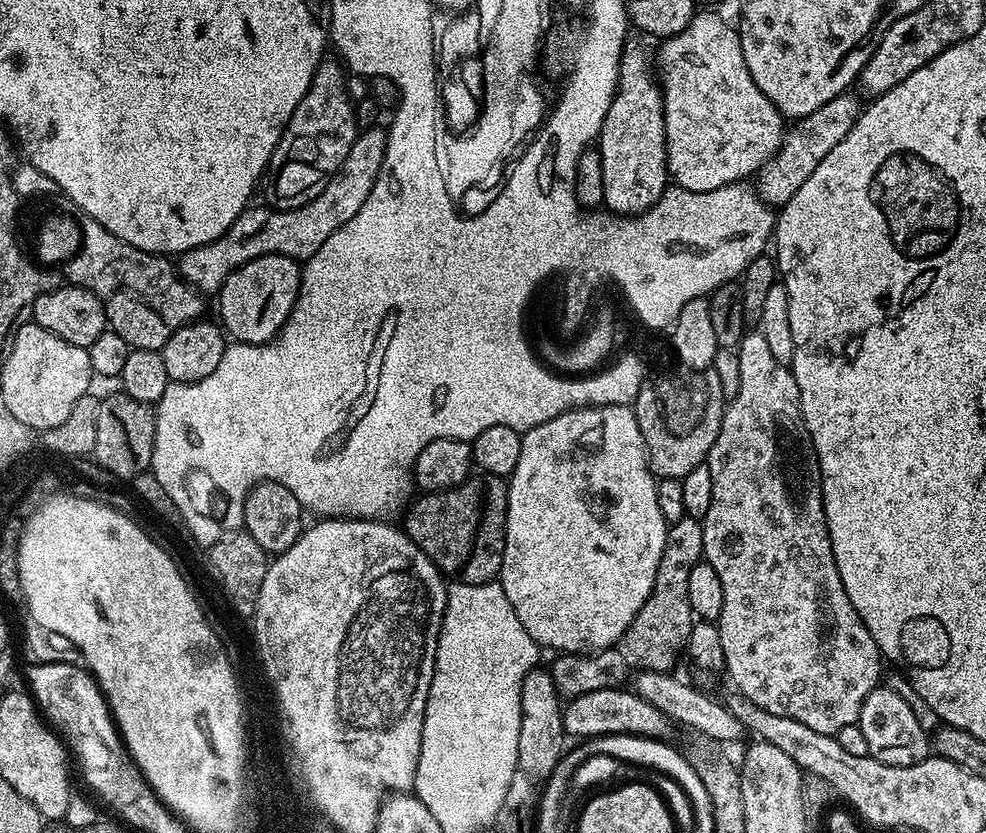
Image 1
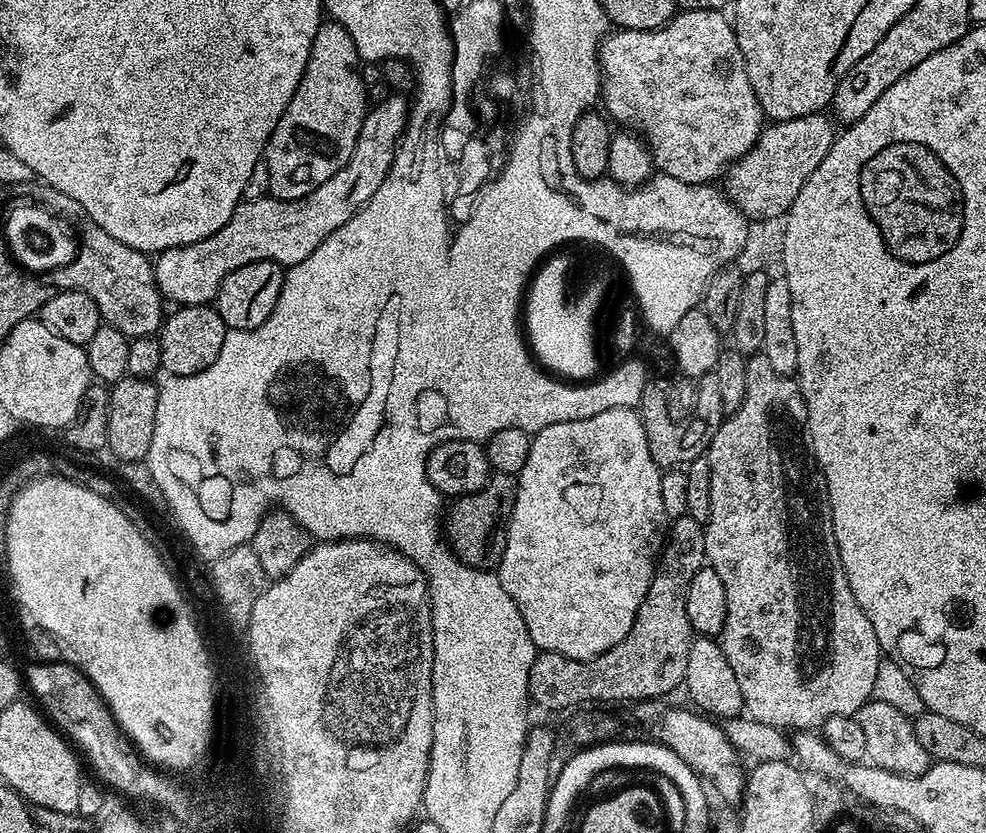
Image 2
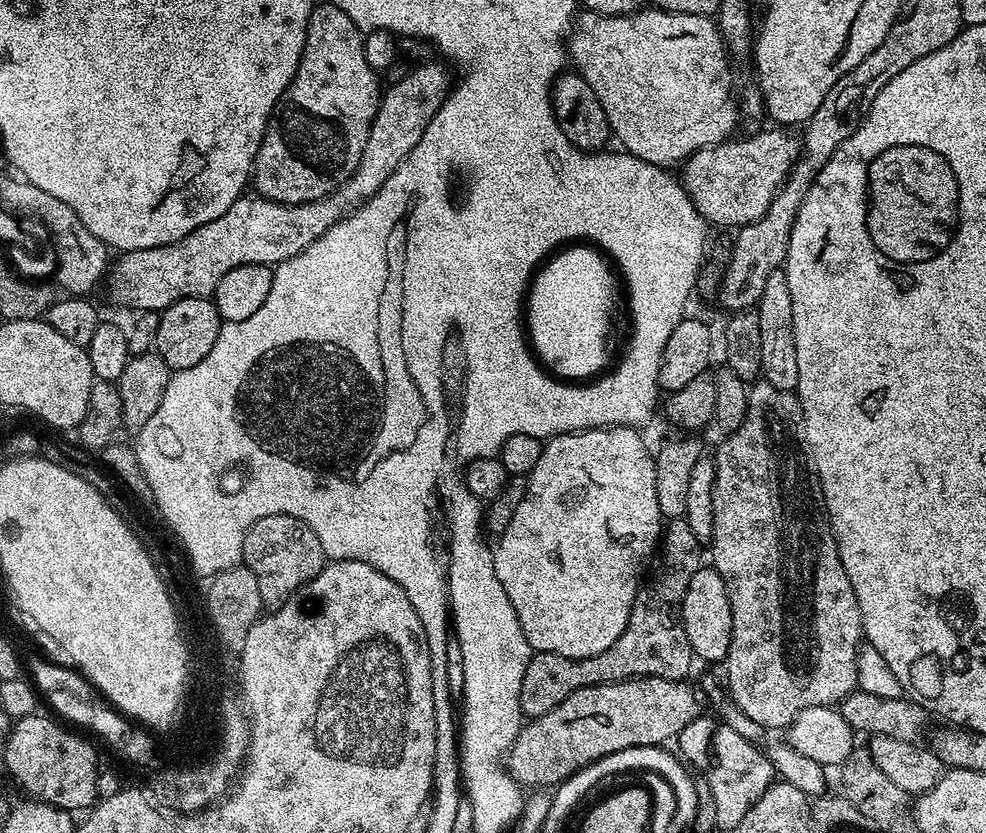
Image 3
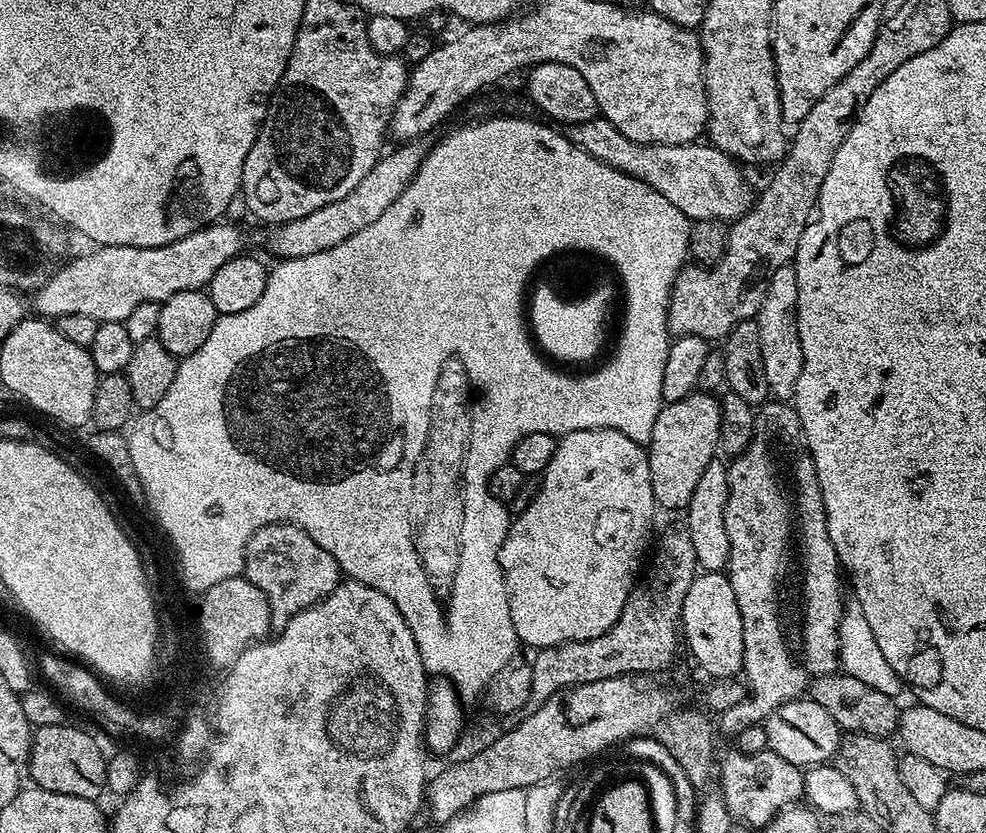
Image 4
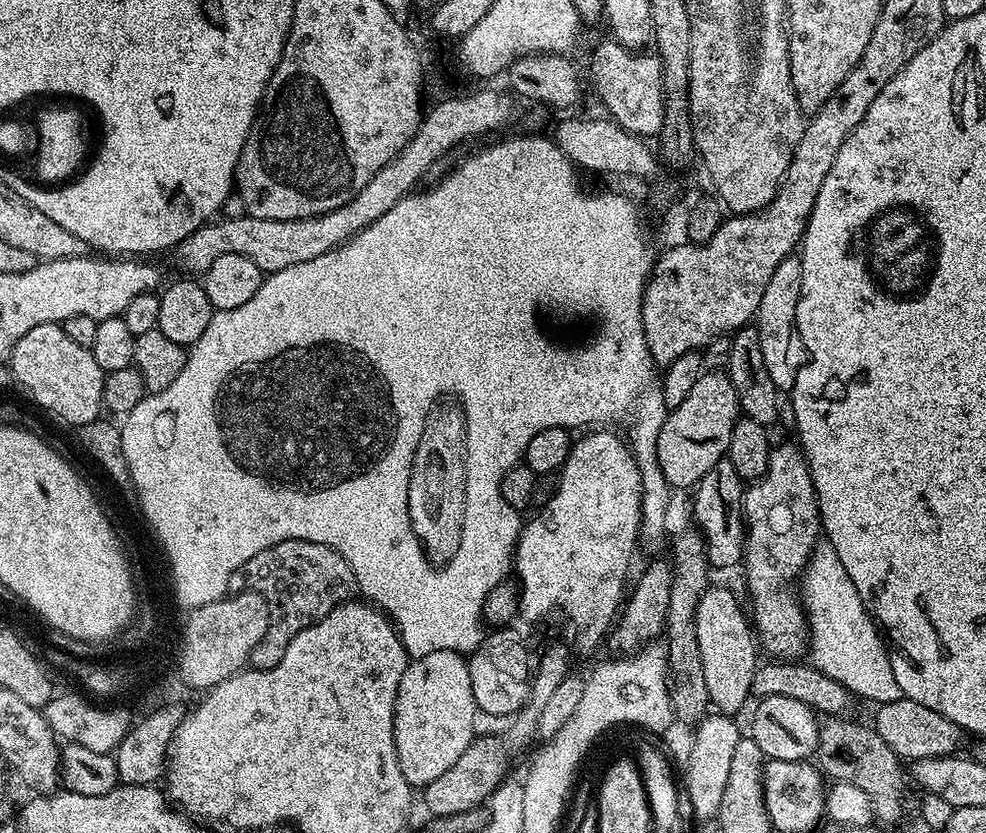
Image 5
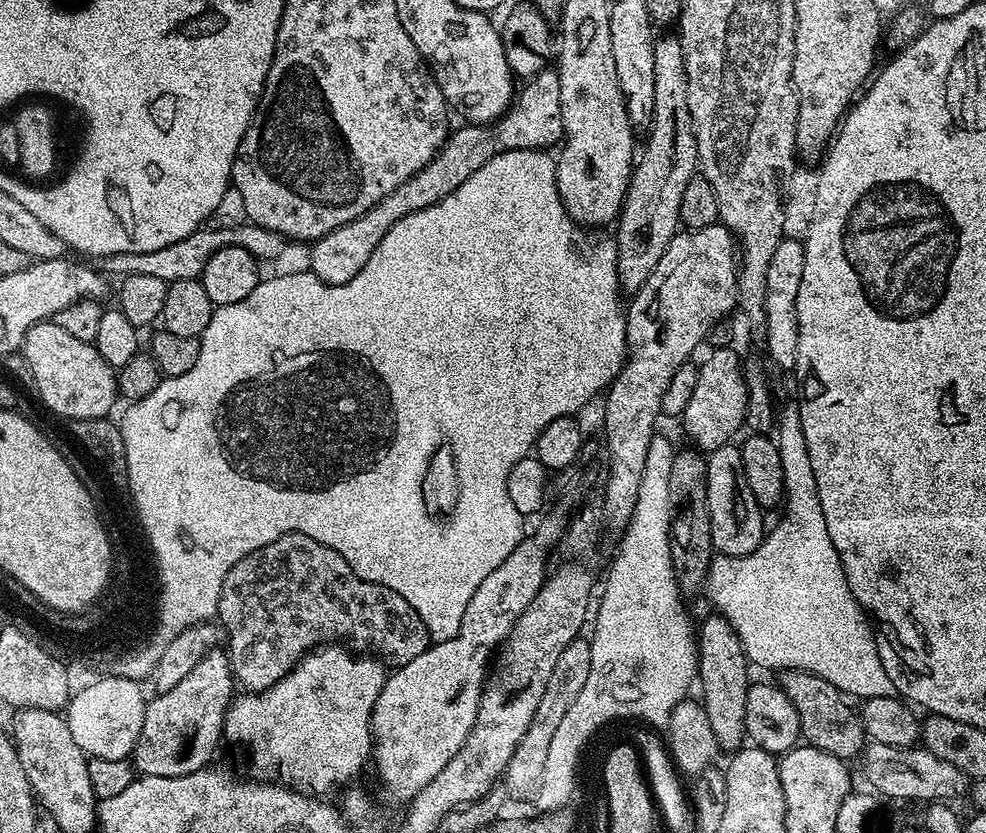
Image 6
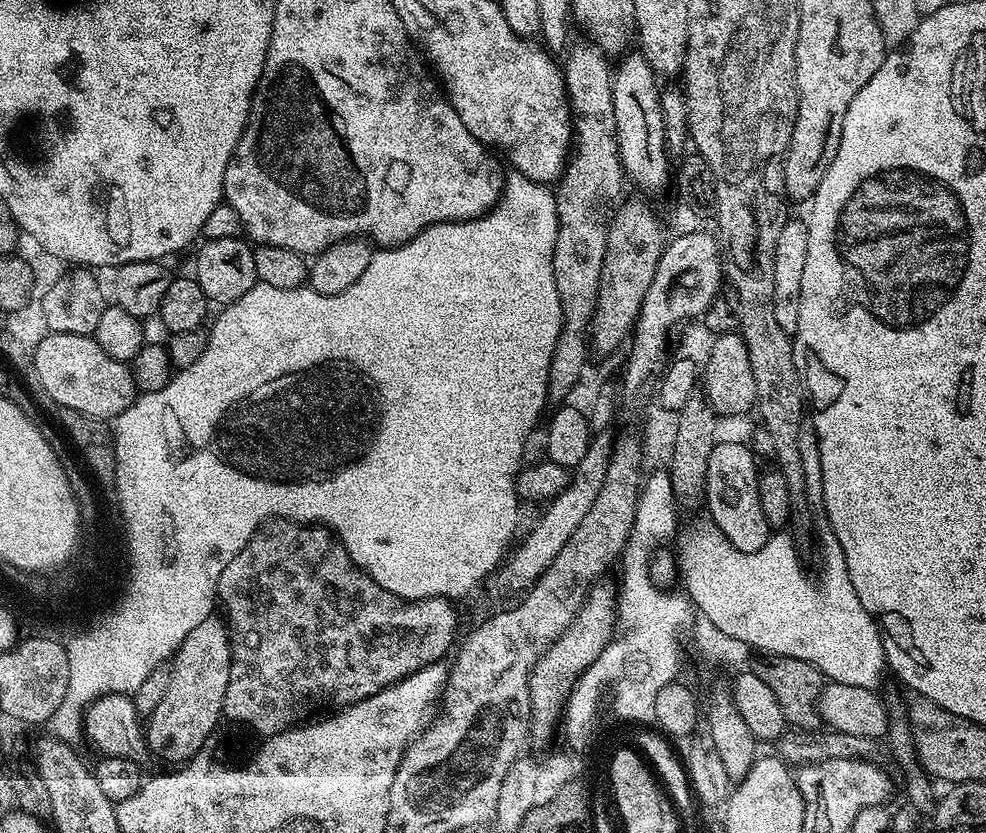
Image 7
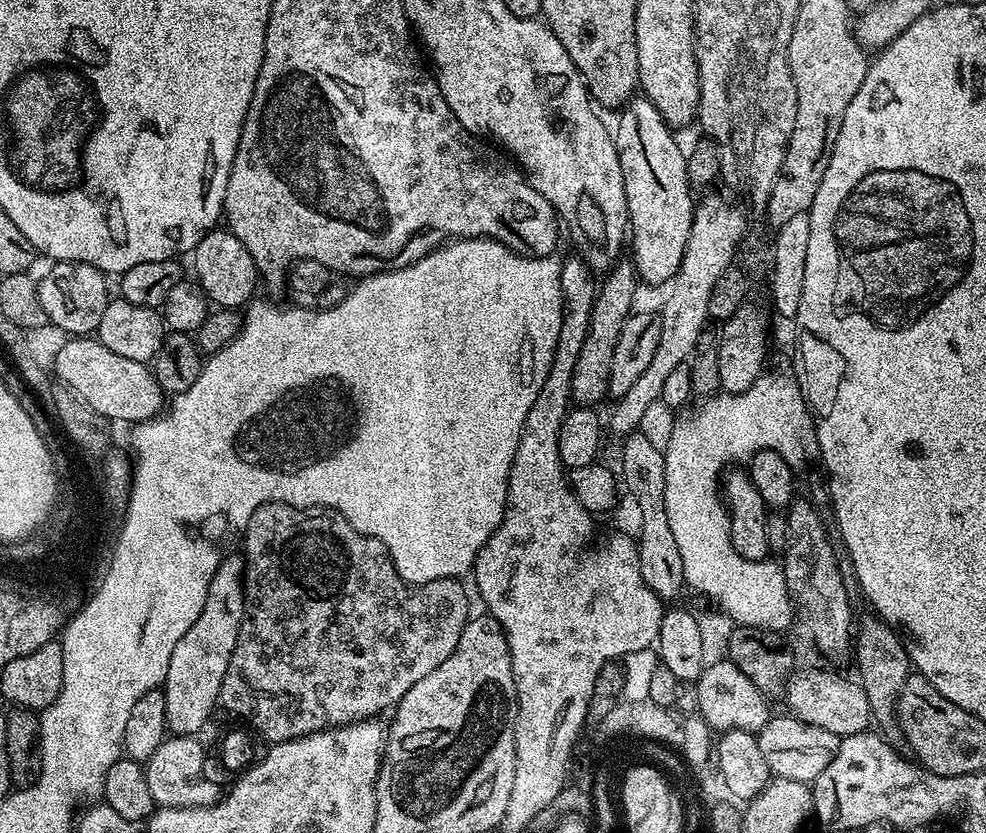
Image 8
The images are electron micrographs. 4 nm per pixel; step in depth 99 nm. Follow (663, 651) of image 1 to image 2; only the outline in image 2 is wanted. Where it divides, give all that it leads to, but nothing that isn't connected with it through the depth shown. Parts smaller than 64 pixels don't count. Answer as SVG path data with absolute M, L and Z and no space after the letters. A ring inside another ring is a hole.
M677 516L667 525L666 539L662 545L662 551L658 556L656 572L652 575L652 581L648 587L646 598L642 598L642 606L638 606L638 614L634 618L634 626L630 626L630 634L626 634L626 638L622 638L622 642L618 642L618 646L610 646L610 650L606 650L606 654L598 654L593 660L575 660L574 658L566 658L562 654L554 654L553 652L540 652L536 657L534 666L530 666L530 678L528 679L528 698L533 705L536 704L540 708L545 708L548 712L564 712L567 708L576 708L579 704L592 704L595 700L632 700L631 702L639 702L641 700L651 700L653 698L667 697L667 692L672 692L676 687L678 689L684 683L684 675L686 674L687 659L690 655L690 648L694 639L692 623L686 614L686 594L690 586L690 578L694 578L694 574L698 574L700 568L706 564L706 538L704 537L704 525L699 524L694 518L686 516Z

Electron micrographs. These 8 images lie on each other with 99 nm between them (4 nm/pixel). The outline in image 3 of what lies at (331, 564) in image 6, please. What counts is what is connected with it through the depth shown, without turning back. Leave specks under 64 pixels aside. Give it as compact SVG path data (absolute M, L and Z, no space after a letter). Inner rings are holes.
M270 514L250 526L242 542L243 567L258 578L260 603L265 609L281 608L292 595L324 569L326 557L314 530L290 514Z

